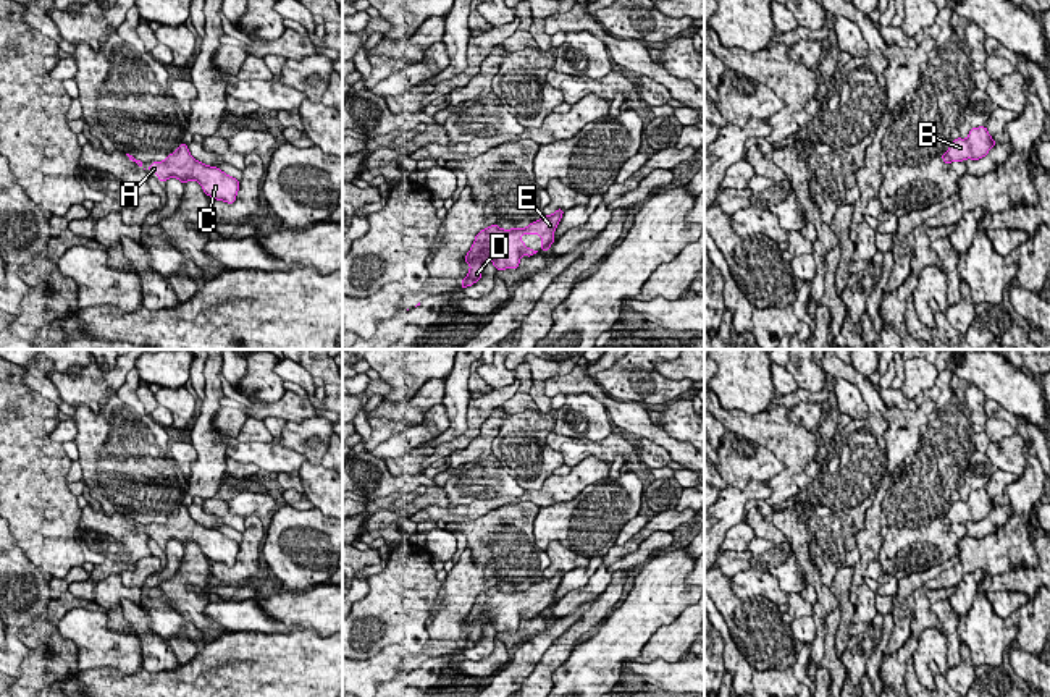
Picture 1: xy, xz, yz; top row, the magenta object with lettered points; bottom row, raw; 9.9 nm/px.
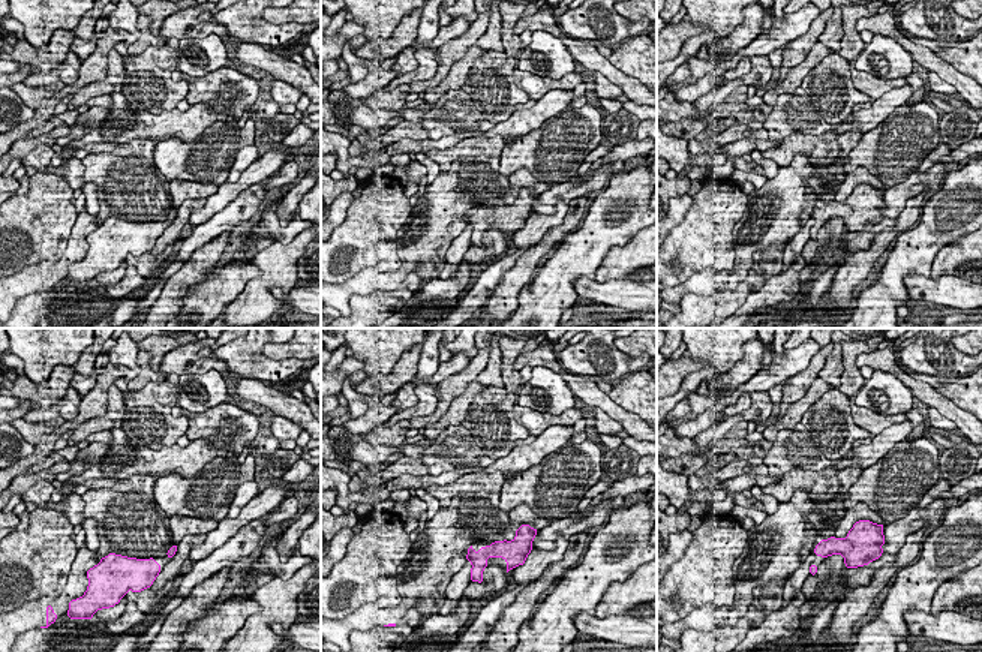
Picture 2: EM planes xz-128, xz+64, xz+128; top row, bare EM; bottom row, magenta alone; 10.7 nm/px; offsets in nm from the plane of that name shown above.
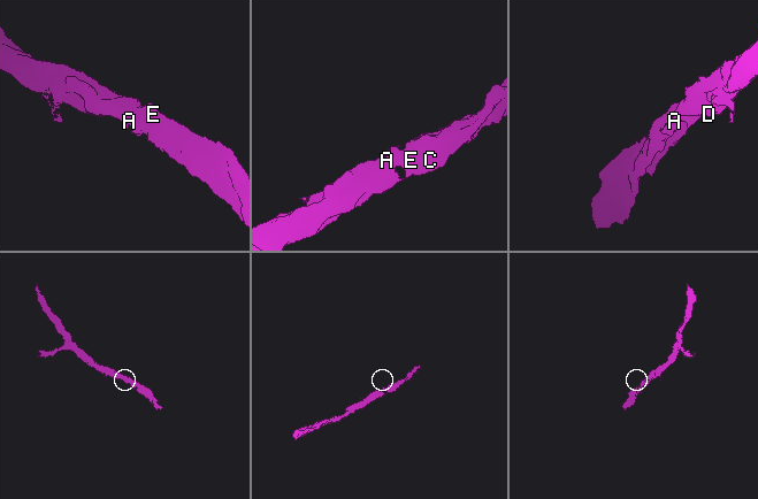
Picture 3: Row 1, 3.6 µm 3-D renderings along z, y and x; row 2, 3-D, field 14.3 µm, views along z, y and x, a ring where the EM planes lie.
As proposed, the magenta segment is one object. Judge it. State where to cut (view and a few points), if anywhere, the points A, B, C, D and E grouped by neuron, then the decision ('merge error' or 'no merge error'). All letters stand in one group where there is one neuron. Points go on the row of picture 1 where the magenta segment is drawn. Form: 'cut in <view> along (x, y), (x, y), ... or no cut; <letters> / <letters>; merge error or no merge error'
no cut; A B C D E; no merge error

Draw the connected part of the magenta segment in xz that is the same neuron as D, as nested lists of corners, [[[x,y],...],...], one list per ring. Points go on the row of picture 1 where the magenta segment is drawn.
[[[564,209],[552,215],[544,215],[541,220],[530,223],[527,228],[502,230],[491,225],[475,236],[475,243],[465,256],[470,265],[468,275],[462,278],[460,289],[472,286],[481,278],[481,267],[485,260],[491,260],[496,270],[517,268],[522,256],[531,257],[538,251],[527,247],[520,239],[522,234],[540,234],[541,249],[546,252],[554,243],[554,230],[562,218]]]

